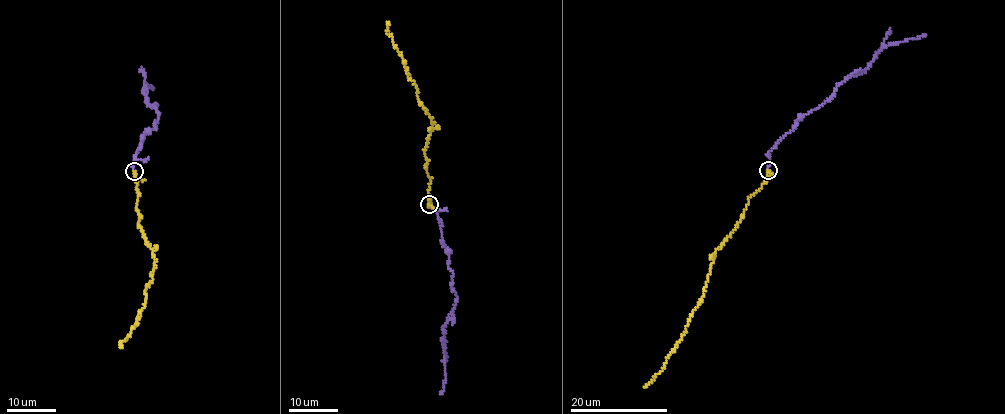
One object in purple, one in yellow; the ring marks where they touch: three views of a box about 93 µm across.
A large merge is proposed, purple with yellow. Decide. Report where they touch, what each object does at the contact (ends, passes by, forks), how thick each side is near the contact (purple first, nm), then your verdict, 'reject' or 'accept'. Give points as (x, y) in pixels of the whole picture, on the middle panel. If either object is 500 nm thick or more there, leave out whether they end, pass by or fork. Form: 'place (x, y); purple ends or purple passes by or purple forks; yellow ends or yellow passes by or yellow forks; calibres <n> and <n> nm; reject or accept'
place (429, 204); purple ends; yellow ends; calibres 150 and 360 nm; accept

